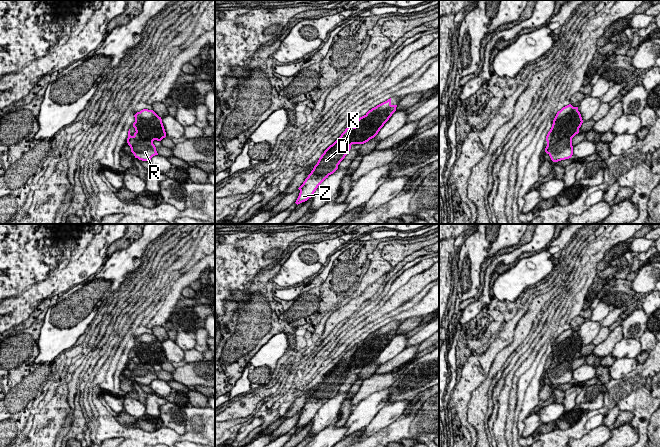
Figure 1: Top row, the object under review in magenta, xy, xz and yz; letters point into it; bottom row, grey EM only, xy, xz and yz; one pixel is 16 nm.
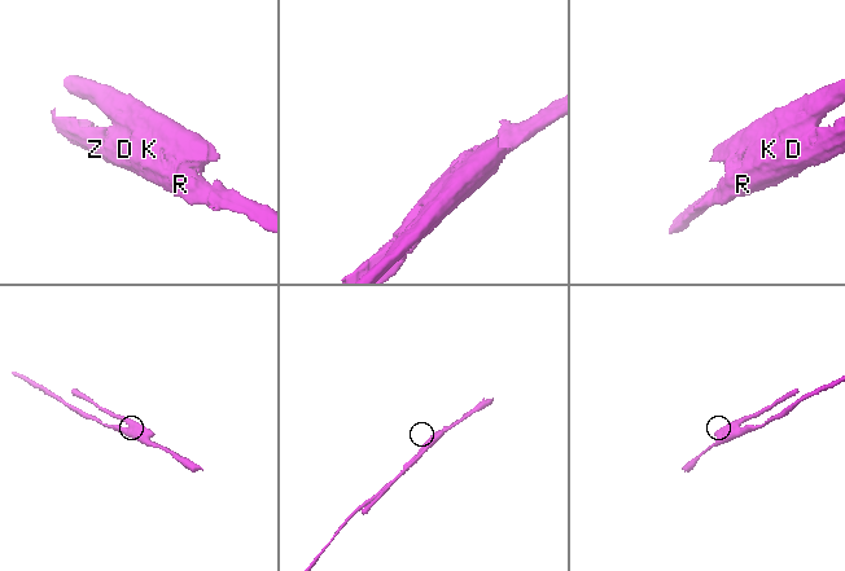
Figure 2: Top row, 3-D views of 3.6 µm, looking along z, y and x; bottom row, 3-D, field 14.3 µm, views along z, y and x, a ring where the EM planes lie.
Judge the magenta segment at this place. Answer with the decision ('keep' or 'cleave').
cleave

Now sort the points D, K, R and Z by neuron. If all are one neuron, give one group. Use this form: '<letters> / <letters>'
D R Z / K

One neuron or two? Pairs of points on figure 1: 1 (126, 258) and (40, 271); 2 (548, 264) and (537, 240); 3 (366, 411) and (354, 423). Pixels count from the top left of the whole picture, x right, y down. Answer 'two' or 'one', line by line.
1: two
2: two
3: one

